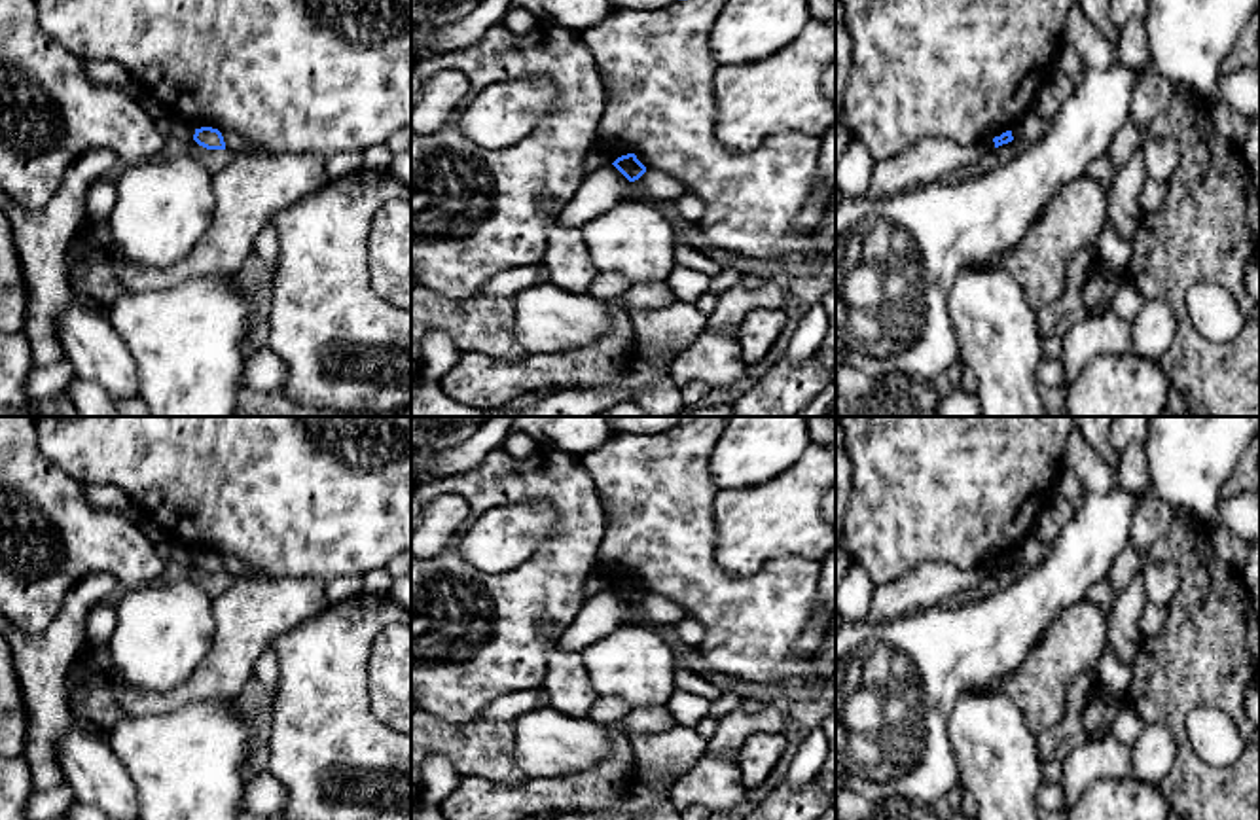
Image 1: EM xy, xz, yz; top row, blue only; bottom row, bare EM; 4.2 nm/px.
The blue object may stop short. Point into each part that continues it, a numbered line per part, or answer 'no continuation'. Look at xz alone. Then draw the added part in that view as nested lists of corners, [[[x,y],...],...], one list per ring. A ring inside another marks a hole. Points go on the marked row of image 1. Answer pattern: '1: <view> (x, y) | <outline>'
no continuation

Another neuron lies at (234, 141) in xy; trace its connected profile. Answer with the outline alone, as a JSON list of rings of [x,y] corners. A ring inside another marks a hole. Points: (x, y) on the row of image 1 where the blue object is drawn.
[[[220,131],[225,142],[225,148],[235,152],[235,153],[265,153],[263,148],[254,144],[252,140],[246,140],[235,131]]]

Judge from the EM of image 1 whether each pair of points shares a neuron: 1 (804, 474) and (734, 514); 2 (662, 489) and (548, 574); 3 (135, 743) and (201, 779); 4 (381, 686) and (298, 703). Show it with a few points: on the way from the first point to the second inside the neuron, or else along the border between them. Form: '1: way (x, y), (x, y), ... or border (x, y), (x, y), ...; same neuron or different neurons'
1: way (787, 491), (764, 514), (751, 514); same neuron
2: border (607, 521), (594, 565); different neurons
3: way (152, 748), (184, 767); same neuron
4: border (370, 644), (368, 705), (389, 728); different neurons

